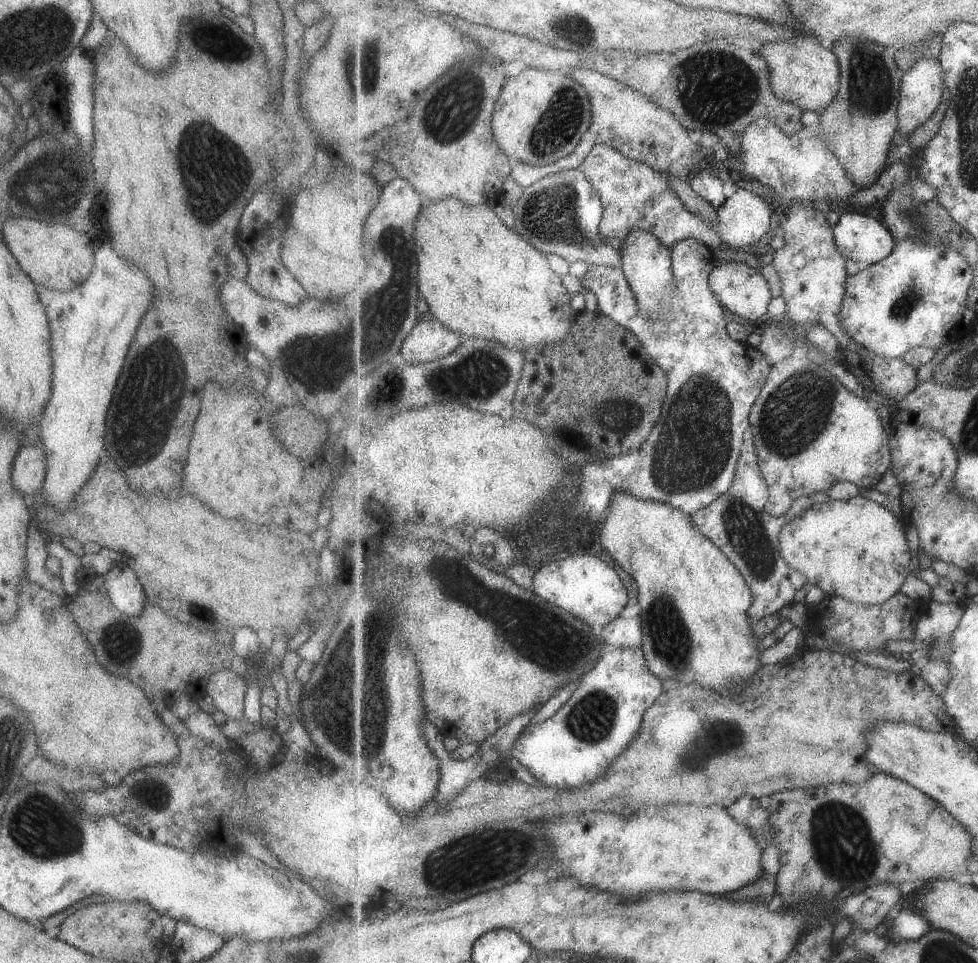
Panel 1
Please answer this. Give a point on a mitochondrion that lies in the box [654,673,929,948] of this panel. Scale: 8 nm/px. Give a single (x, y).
(844, 851)

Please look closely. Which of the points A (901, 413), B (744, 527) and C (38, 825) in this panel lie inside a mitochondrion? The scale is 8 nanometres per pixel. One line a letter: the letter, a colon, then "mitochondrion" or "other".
A: other
B: mitochondrion
C: mitochondrion

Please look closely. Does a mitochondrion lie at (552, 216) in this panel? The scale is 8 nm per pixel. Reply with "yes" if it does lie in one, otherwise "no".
yes

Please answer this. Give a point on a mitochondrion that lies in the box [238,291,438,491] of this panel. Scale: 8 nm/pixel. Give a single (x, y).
(327, 357)

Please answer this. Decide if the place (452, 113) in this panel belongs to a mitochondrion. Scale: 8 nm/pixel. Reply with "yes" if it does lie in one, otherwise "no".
yes

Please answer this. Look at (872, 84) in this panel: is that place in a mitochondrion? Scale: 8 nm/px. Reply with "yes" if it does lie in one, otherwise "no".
yes

